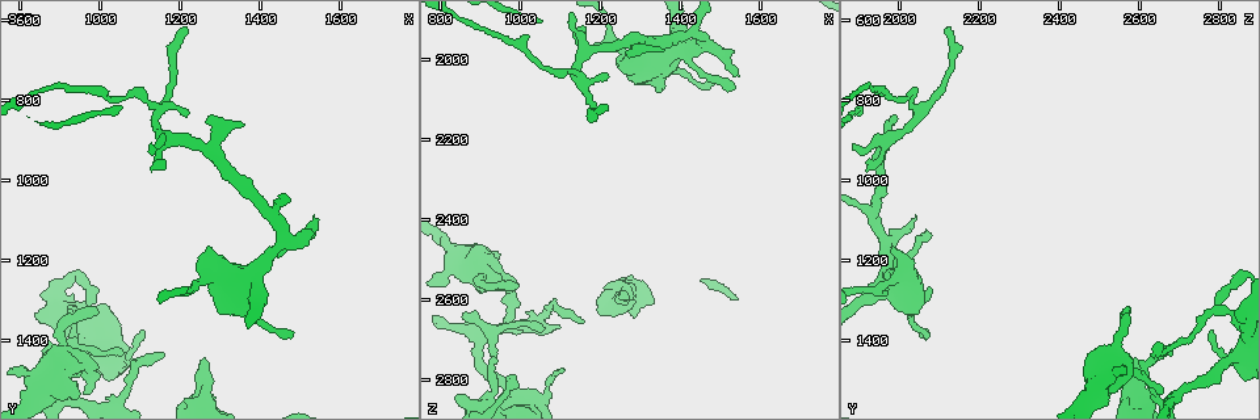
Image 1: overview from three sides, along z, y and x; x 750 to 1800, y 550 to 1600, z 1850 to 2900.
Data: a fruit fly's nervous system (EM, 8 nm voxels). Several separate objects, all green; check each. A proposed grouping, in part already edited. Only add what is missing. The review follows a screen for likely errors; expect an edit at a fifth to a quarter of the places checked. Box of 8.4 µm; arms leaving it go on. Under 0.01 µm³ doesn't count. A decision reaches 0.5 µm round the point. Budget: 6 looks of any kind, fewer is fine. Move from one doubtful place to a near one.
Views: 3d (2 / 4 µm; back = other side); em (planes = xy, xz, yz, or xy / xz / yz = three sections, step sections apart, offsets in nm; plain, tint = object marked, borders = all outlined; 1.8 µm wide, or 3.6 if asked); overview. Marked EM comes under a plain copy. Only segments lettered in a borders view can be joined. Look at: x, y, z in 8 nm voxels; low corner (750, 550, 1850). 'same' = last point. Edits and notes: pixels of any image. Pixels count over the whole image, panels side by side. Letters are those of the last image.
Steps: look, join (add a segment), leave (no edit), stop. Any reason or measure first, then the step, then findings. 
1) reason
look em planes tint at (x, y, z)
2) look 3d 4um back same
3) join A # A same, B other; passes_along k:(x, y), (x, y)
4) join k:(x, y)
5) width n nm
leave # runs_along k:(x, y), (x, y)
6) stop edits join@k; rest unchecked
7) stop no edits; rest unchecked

thin end
look 3d 4um back at (1000, 1325, 2570)

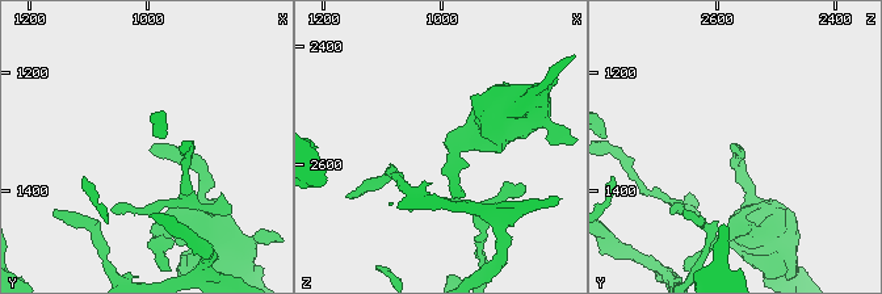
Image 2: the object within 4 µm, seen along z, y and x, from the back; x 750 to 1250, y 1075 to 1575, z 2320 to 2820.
need the tissue
look em planes tint at (990, 1325, 2570)

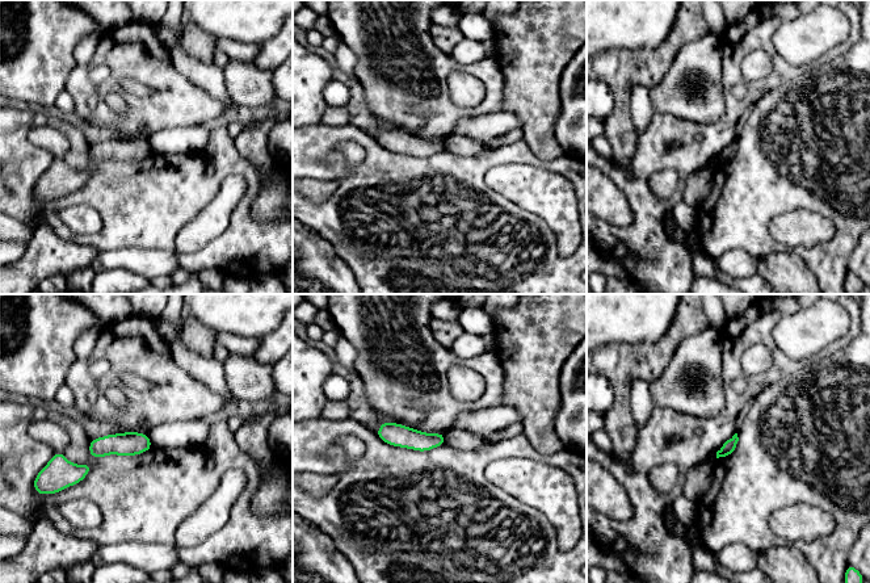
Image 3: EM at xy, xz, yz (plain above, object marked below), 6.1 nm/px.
look em planes borders same

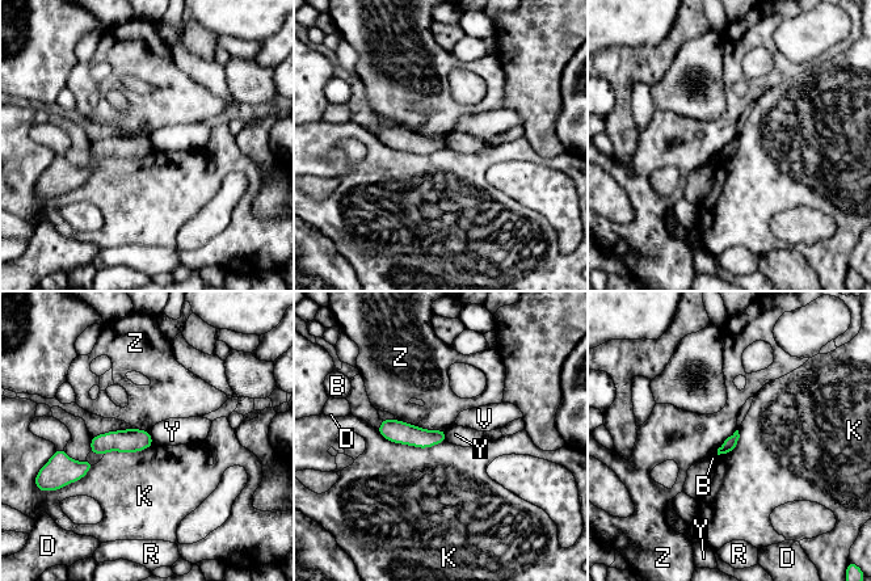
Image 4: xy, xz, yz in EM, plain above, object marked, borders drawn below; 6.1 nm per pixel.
leave # B other, D other, K other, R other, V other, Y other, Z other; runs_along 4:(382, 429), (417, 437), (442, 437); none of them fits

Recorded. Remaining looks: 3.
an open end
look em yz step 4 tint at (1255, 1455, 2575)

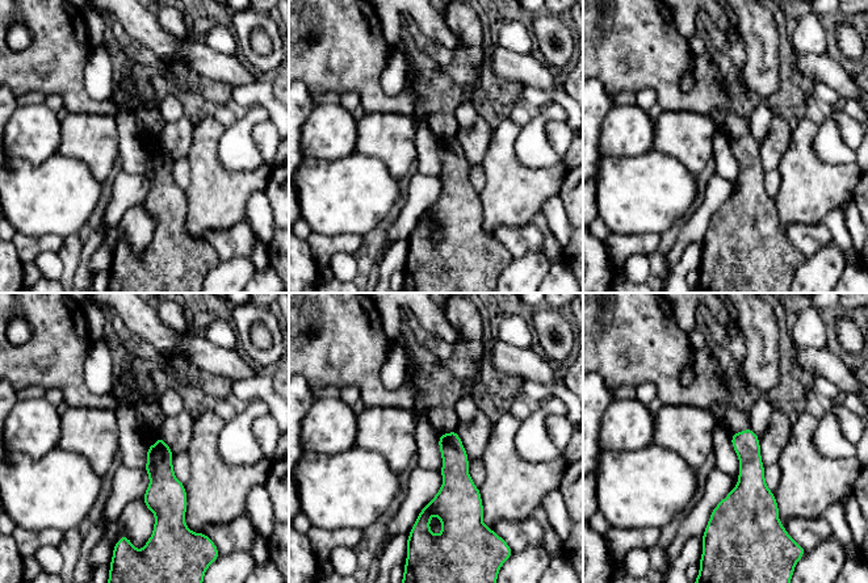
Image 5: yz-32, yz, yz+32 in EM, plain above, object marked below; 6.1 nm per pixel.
look em xy step 8 borders same

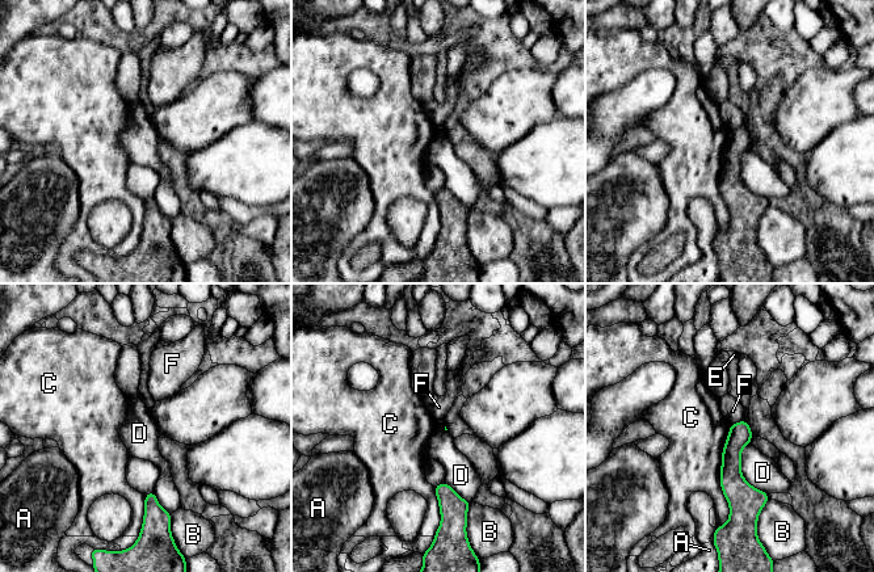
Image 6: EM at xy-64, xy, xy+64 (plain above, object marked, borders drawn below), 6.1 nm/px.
leave # A other, B other, C other, D other, E other, F other; border 6:(748, 444), (740, 474), (769, 493); no lettered segment goes on from it

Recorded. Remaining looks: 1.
look em 3.6um xy step 4 borders at (990, 1440, 2845)

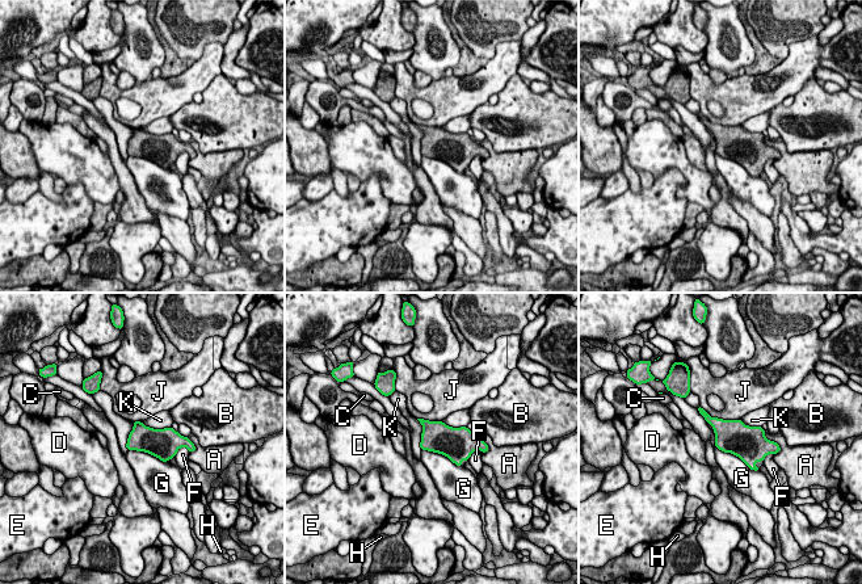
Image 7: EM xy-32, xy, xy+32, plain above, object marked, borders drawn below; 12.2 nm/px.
leave # A other, B other, C other, D other, E other, F other, G other, H other, J other, K other; border 7:(713, 432), (717, 448), (759, 470); none of them fits

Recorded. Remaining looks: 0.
stop no edits; rest unchecked

